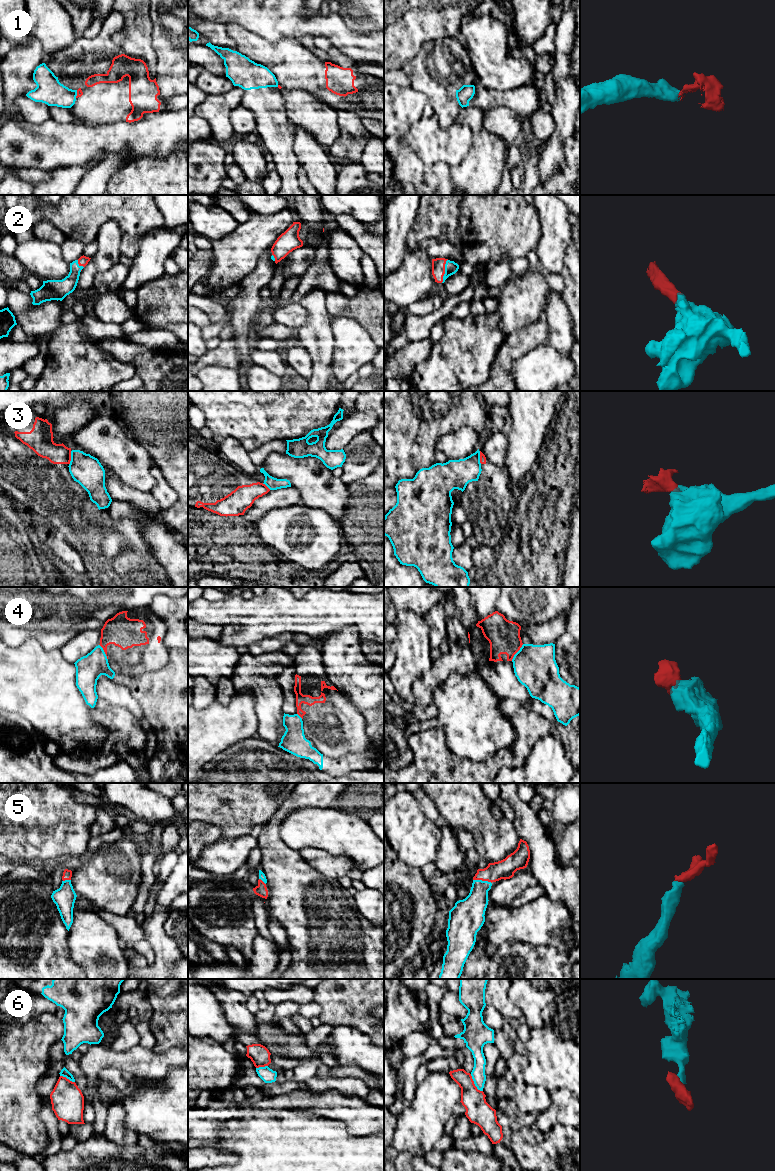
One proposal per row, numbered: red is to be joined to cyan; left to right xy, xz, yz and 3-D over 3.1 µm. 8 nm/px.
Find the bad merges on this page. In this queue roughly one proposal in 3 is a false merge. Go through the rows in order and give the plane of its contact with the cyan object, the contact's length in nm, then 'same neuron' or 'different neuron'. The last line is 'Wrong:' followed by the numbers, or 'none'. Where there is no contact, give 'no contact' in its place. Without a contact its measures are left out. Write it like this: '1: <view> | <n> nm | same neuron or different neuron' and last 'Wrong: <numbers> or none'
1: xy | 70 nm | different neuron
2: yz | 200 nm | same neuron
3: xy | 110 nm | different neuron
4: yz | 170 nm | different neuron
5: yz | 160 nm | same neuron
6: yz | 170 nm | different neuron
Wrong: 1, 3, 4, 6

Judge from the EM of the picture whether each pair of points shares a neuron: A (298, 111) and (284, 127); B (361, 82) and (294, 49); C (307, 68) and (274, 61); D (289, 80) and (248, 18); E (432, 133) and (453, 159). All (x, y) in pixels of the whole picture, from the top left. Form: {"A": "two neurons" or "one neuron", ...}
{"A": "two neurons", "B": "one neuron", "C": "one neuron", "D": "two neurons", "E": "one neuron"}

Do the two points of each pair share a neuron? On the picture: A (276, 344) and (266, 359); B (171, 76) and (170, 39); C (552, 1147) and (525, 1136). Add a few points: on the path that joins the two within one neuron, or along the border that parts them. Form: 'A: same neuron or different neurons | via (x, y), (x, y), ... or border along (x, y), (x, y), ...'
A: different neurons | border along (253, 347), (276, 351)
B: same neuron | via (171, 67), (171, 48)
C: same neuron | via (545, 1146), (535, 1146), (532, 1143)

